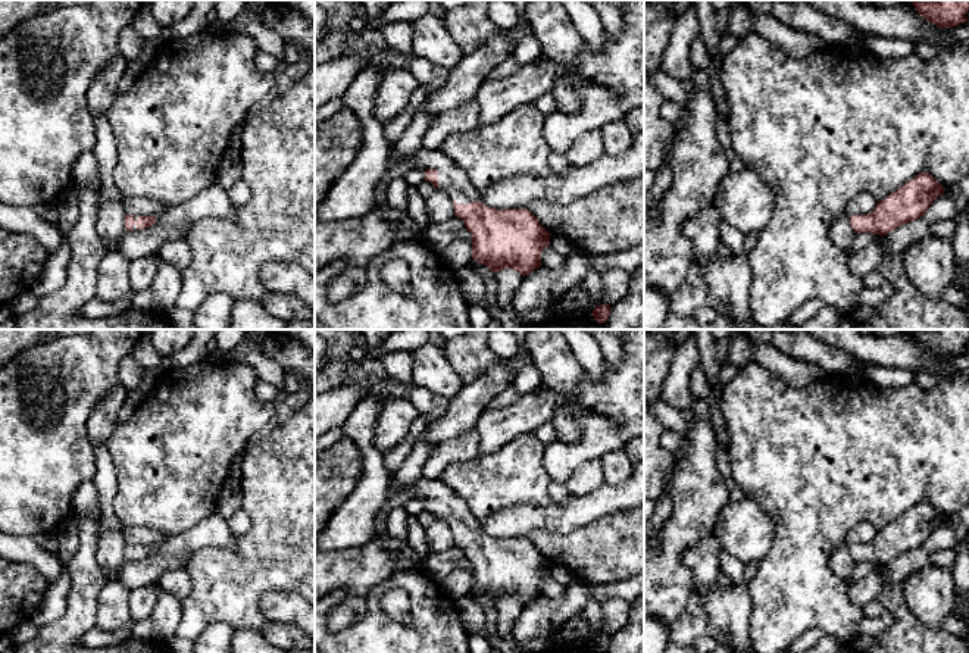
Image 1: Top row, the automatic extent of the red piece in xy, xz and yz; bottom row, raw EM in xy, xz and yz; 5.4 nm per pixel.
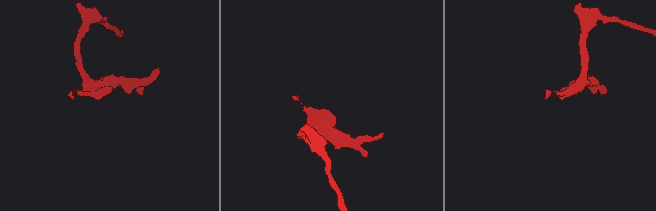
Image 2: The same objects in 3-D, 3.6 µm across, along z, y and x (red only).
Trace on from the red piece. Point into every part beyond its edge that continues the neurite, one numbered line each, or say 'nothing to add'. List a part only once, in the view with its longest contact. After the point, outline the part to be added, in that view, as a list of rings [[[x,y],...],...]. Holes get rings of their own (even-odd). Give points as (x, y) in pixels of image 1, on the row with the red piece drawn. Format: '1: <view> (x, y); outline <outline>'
1: xz (452, 178); outline [[[390,147],[388,163],[391,179],[403,178],[409,169],[437,169],[438,188],[450,194],[453,201],[469,204],[481,201],[481,194],[473,188],[468,175],[456,166],[441,150],[421,149],[413,156],[394,159],[394,151]]]

